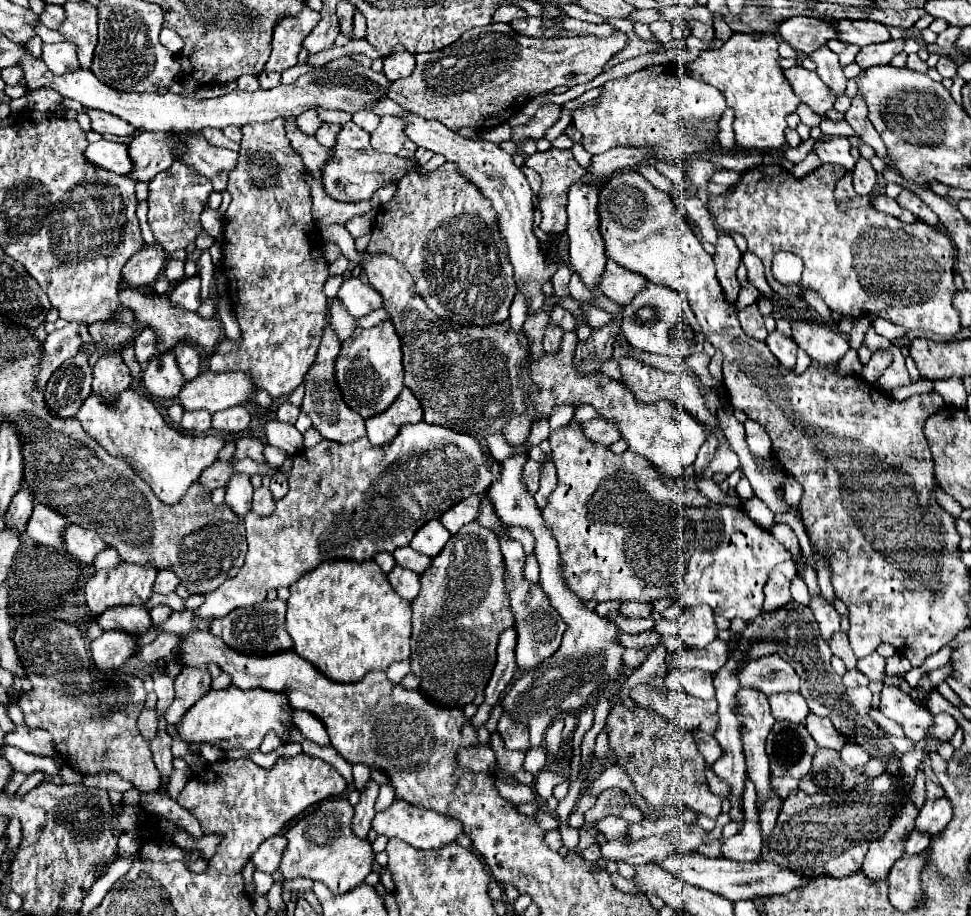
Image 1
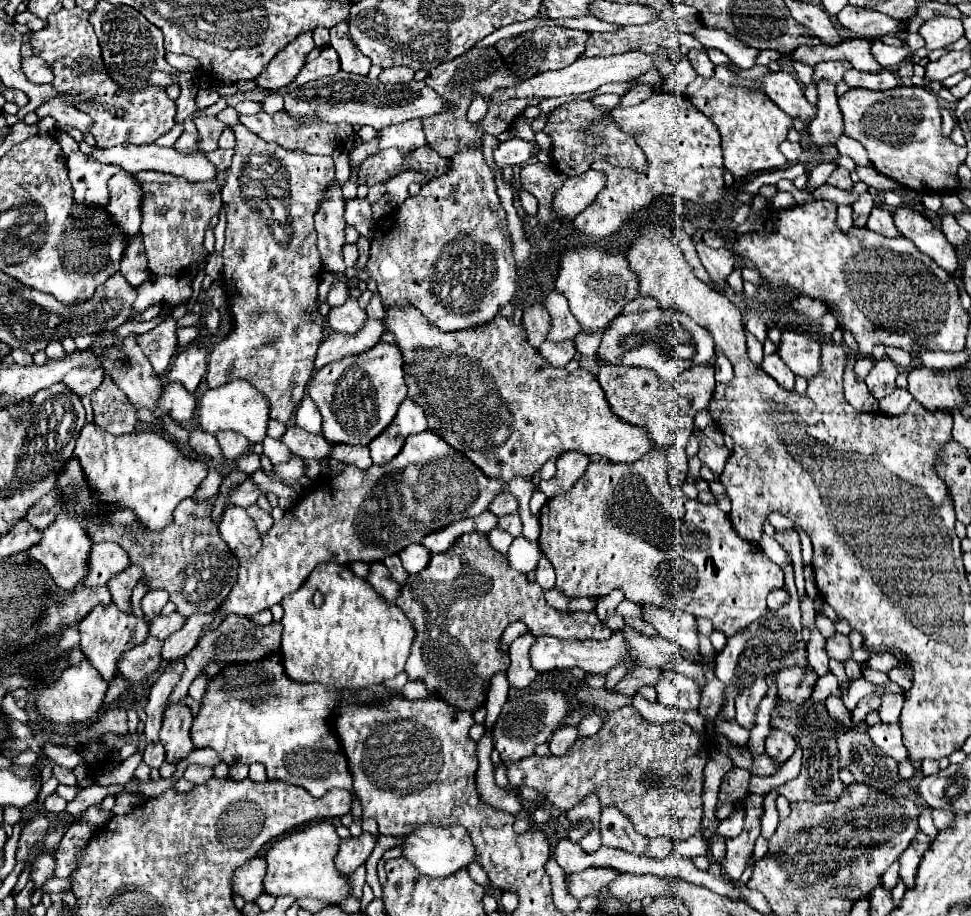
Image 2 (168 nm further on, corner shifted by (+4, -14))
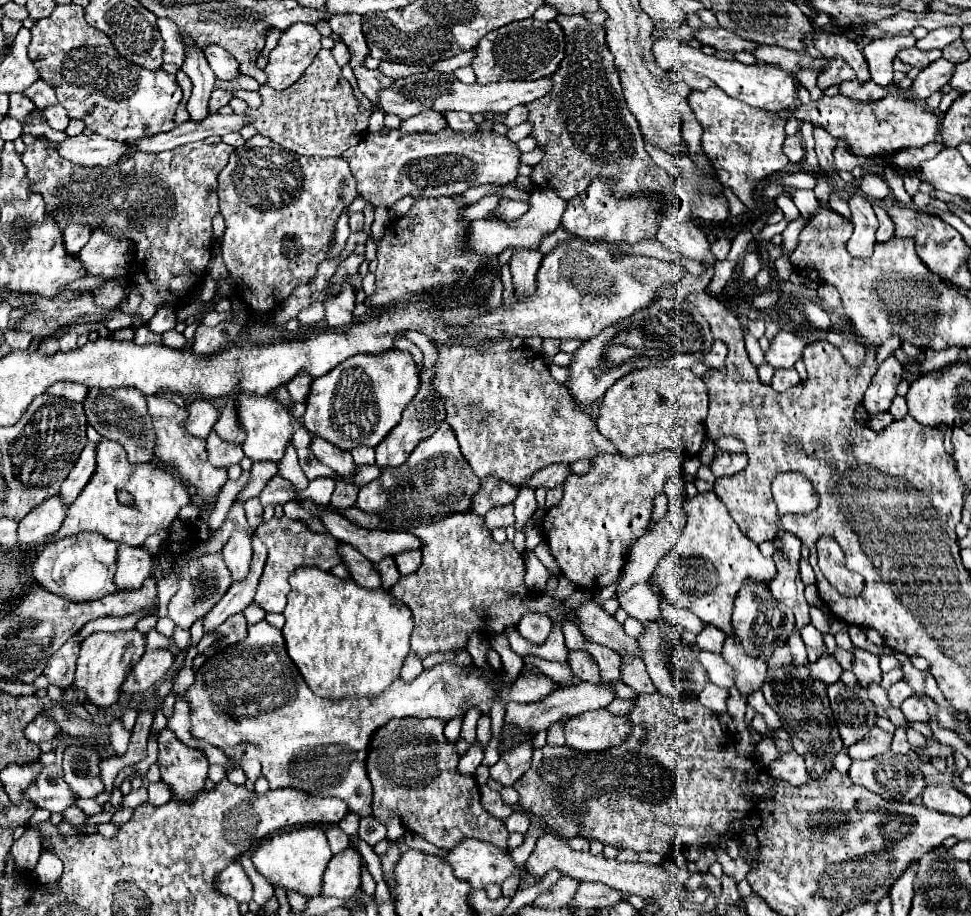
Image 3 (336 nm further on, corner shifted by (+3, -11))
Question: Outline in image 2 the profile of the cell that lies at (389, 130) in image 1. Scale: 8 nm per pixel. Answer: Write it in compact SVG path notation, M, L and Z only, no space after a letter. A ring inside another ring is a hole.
M419 118L381 130L379 150L401 148L401 152L411 152L413 148L419 148L419 146L425 146L425 132Z

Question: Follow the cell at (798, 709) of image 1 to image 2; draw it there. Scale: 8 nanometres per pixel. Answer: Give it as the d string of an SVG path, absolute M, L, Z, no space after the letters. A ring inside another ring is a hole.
M773 730L765 740L765 754L777 764L783 766L795 752L795 738L783 730Z

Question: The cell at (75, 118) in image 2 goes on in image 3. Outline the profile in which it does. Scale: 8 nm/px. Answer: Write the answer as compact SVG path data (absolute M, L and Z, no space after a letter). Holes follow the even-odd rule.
M42 79L36 81L36 83L32 83L24 93L26 93L26 97L36 105L38 111L44 111L44 109L48 109L50 105L56 105L56 103L58 103L54 89L52 89L50 85L46 85Z

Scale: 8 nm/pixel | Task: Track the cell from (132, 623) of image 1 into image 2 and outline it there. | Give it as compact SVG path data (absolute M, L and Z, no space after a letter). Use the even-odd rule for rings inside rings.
M149 636L149 640L145 644L125 652L125 656L121 658L121 664L119 664L119 674L131 684L145 680L163 662L161 660L161 646L163 646L161 640Z

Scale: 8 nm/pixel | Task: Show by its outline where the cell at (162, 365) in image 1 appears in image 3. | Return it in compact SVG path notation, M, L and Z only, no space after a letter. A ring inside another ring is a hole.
M194 399L186 403L186 411L188 411L186 431L206 439L218 419L218 409L208 399Z

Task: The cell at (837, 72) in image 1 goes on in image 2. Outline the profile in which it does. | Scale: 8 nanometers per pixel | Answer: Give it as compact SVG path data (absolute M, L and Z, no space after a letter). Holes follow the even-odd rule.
M817 84L819 88L819 102L817 102L817 116L809 124L809 136L811 142L817 148L823 148L827 144L835 144L839 140L841 132L841 110L837 108L837 94L833 84Z

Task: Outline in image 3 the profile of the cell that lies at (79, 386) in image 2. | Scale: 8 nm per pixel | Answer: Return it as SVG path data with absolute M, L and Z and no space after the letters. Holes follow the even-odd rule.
M60 381L58 385L52 385L46 393L50 395L58 395L58 397L66 397L70 401L78 401L82 403L86 399L86 393L88 389L84 385L78 385L78 383L72 383L72 381Z

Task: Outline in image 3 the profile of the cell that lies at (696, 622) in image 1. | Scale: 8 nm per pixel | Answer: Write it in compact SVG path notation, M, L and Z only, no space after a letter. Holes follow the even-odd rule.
M648 583L632 585L628 591L620 593L616 597L620 601L620 607L634 619L642 621L644 625L656 619L662 619L660 613L660 597L650 589Z

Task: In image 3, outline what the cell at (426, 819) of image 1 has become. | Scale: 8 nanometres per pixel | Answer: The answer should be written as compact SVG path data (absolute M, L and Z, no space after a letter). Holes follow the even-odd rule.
M462 839L456 847L446 851L442 857L458 879L470 881L476 889L488 883L502 883L506 877L516 873L516 865L508 851L500 851L496 845L478 841L478 839Z

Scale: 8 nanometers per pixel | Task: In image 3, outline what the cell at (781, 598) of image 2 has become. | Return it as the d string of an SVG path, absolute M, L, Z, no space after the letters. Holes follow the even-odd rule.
M778 533L774 539L778 545L778 551L774 553L774 561L778 567L778 575L774 581L770 581L770 593L778 603L784 603L794 611L796 617L796 629L800 631L810 623L808 615L808 603L804 599L804 583L798 573L798 561L800 561L800 549L802 541L794 537L792 533Z

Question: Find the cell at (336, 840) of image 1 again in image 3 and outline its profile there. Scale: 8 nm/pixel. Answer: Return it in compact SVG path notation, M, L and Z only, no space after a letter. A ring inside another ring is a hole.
M300 827L266 839L252 855L252 861L256 871L274 887L298 891L302 897L312 899L322 891L322 873L326 871L330 857L332 853L326 841L326 831L322 827Z

